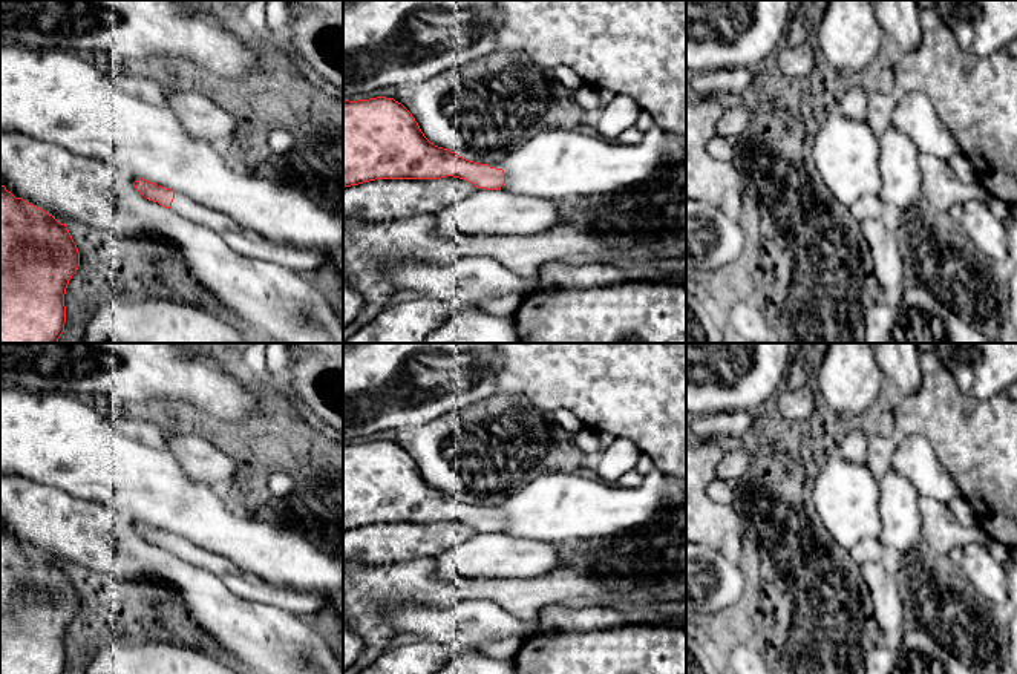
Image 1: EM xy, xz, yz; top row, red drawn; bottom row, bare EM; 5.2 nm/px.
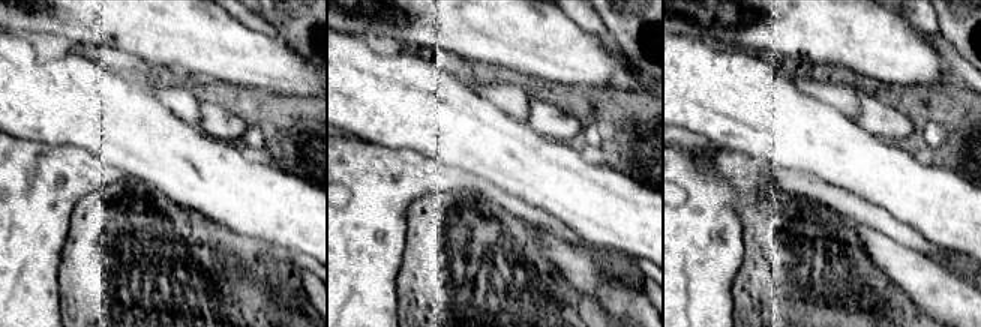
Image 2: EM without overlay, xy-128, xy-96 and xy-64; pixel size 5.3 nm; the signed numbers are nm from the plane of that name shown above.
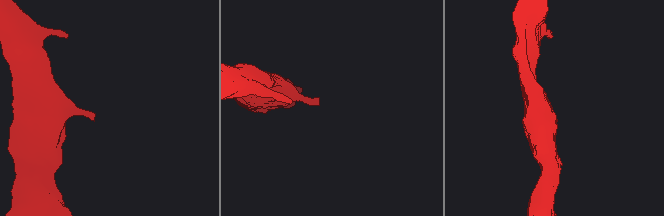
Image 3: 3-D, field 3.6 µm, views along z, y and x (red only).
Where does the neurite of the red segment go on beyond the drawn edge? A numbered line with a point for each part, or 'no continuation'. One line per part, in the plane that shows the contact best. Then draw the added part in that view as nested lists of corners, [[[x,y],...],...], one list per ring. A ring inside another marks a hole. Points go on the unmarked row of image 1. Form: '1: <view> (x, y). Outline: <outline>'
1: xy (245, 584). Outline: [[[175,535],[172,553],[216,576],[234,594],[244,599],[260,600],[303,619],[309,619],[326,608],[326,602],[317,593],[299,593],[288,587],[273,585],[263,577],[240,568],[217,553],[193,544],[184,536]]]

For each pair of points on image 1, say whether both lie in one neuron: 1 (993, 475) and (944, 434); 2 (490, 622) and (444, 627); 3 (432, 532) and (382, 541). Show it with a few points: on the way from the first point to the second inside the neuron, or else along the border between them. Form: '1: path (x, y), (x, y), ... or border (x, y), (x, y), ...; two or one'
1: path (981, 463), (956, 438); one
2: path (480, 622), (455, 622); one
3: path (420, 538), (394, 541); one

